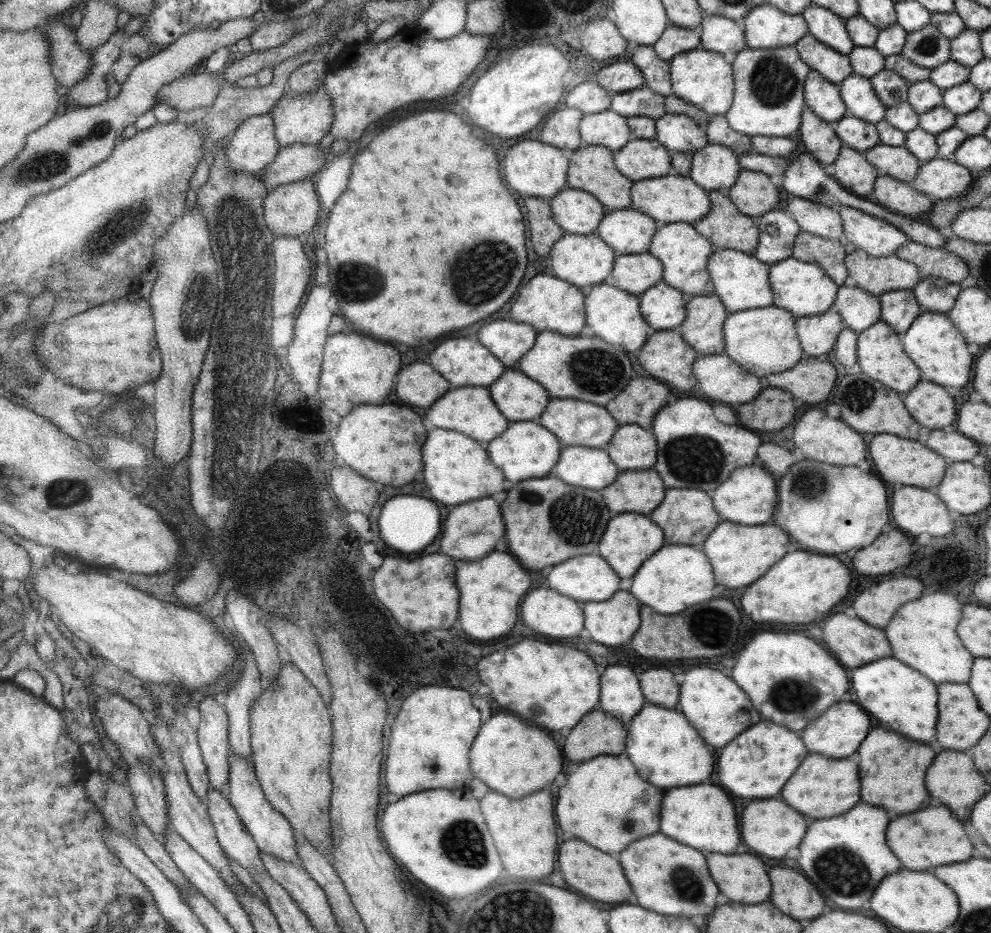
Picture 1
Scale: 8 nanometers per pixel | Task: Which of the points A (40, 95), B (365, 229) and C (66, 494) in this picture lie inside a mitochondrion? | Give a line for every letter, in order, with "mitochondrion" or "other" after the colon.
A: other
B: other
C: mitochondrion

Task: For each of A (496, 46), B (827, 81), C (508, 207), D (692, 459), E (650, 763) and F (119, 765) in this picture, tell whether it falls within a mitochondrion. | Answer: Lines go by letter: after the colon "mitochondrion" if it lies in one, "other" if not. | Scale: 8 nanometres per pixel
A: other
B: other
C: other
D: mitochondrion
E: other
F: other

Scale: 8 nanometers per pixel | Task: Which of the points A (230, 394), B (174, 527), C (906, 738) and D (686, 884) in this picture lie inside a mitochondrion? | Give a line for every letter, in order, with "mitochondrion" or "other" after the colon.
A: mitochondrion
B: other
C: other
D: mitochondrion

